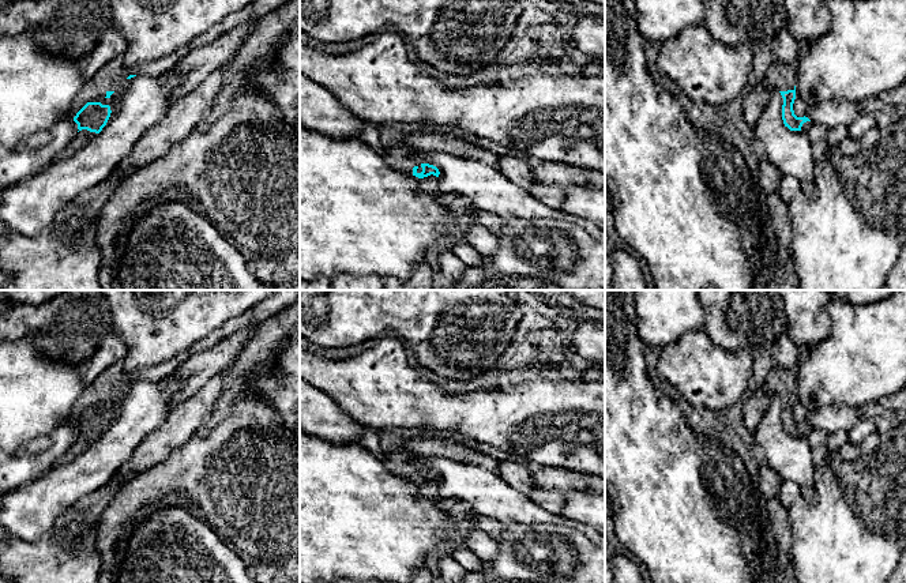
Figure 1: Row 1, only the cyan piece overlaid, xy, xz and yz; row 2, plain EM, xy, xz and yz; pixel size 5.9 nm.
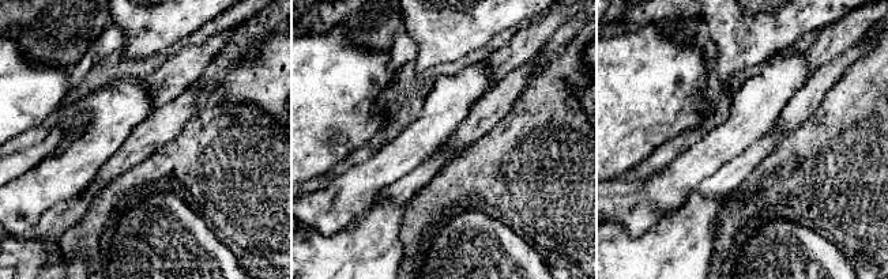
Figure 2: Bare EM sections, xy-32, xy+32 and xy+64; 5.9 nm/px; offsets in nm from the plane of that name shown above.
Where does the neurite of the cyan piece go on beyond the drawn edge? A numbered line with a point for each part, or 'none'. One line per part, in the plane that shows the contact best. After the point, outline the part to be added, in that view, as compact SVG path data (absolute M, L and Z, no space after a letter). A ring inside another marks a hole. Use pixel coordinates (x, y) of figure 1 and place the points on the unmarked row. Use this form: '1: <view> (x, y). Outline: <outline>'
1: xy (82, 442). Outline: M82 435L76 439L74 445L63 455L60 456L46 471L44 471L41 475L46 474L52 467L54 467L59 463L69 463L72 459L75 459L87 445L93 444L97 439L90 437L87 435Z
2: xz (399, 462). Outline: M402 448L394 452L387 452L383 463L386 469L395 475L413 479L413 473L417 471L417 478L421 478L421 467L413 462L414 458L416 456L411 452Z

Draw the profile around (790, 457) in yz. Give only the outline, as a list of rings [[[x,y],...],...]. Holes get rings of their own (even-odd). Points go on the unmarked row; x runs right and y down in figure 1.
[[[771,396],[771,402],[751,437],[756,441],[760,455],[770,469],[778,474],[779,479],[782,482],[796,482],[801,496],[808,503],[816,503],[816,467],[808,436],[790,436],[782,425],[782,410],[781,398]]]

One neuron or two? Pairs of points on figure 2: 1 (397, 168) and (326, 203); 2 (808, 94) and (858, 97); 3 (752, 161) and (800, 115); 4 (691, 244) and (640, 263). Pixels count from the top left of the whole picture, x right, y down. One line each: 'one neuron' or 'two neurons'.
1: one neuron
2: two neurons
3: two neurons
4: one neuron

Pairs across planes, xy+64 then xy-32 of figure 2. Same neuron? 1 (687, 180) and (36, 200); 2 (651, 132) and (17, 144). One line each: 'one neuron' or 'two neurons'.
1: one neuron
2: two neurons

